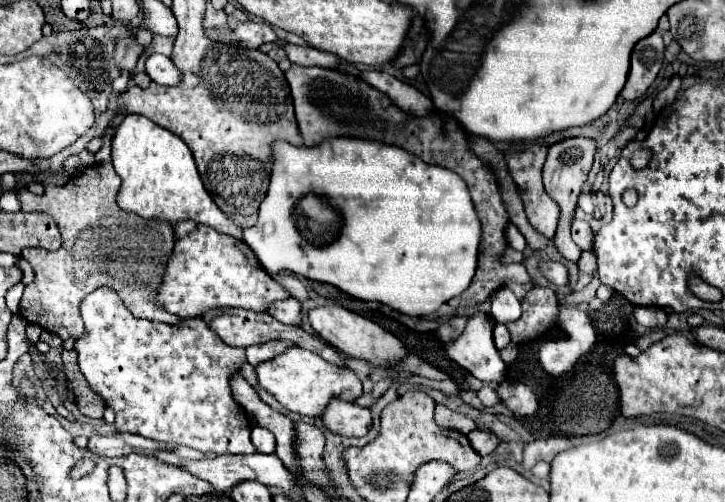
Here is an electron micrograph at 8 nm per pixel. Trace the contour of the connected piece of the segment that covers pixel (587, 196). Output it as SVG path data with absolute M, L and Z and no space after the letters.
M586 182L582 188L578 202L579 207L589 214L593 214L594 212L594 204L591 199L592 191L594 191L593 186L589 182Z

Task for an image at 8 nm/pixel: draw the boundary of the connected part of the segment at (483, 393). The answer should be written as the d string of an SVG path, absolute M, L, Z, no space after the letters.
M484 386L482 390L478 390L478 398L480 398L482 406L494 406L494 404L500 402L500 400L496 398L496 392L494 392L492 388L488 388L488 386Z

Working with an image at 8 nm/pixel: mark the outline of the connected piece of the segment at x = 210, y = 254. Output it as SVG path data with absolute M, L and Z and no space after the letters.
M198 224L188 236L176 240L172 258L168 260L164 280L156 290L156 304L164 306L178 318L202 316L214 308L244 308L252 312L266 312L272 302L290 298L258 262L254 252L228 234L216 232L210 226Z

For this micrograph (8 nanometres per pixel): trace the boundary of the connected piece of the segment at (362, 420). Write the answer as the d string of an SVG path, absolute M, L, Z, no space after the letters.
M332 400L322 414L322 422L332 434L338 436L366 436L372 424L372 414L366 406Z

